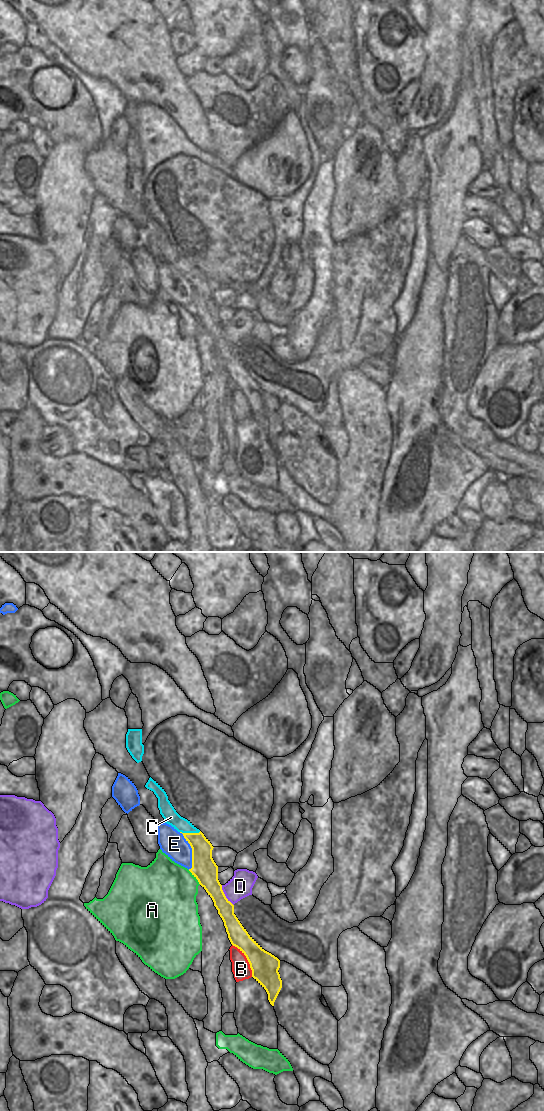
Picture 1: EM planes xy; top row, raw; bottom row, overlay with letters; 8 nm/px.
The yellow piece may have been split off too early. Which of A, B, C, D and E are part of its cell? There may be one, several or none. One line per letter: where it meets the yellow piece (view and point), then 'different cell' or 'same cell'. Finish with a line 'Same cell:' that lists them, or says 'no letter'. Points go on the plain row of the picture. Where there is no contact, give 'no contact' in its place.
A: meets yellow in xy at (194, 316); different cell
B: meets yellow in xy at (247, 399); different cell
C: meets yellow in xy at (190, 273); different cell
D: meets yellow in xy at (224, 335); different cell
E: meets yellow in xy at (192, 290); different cell
Same cell: no letter

